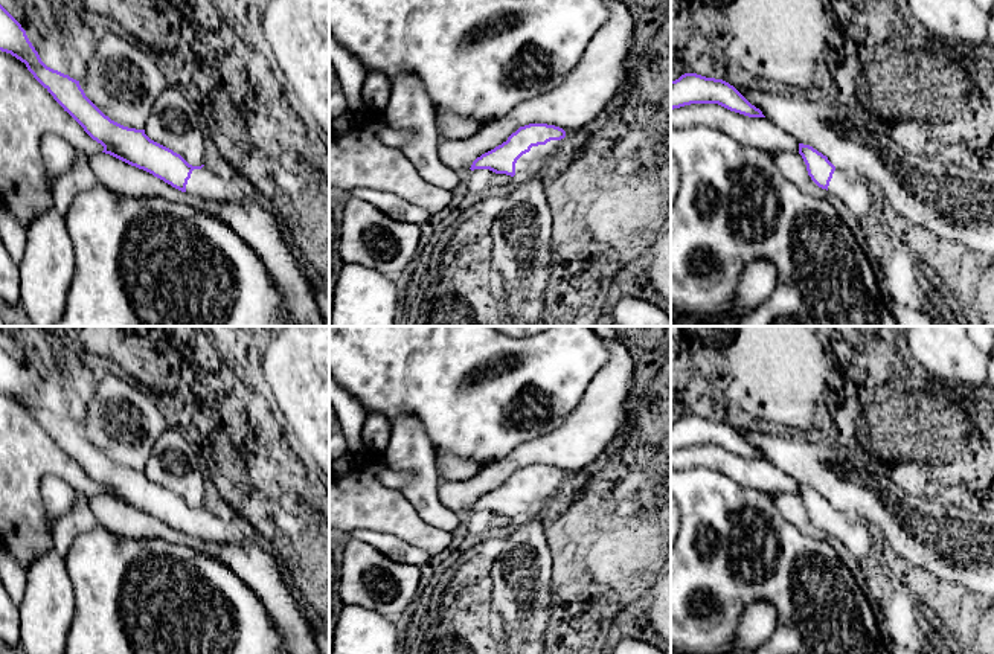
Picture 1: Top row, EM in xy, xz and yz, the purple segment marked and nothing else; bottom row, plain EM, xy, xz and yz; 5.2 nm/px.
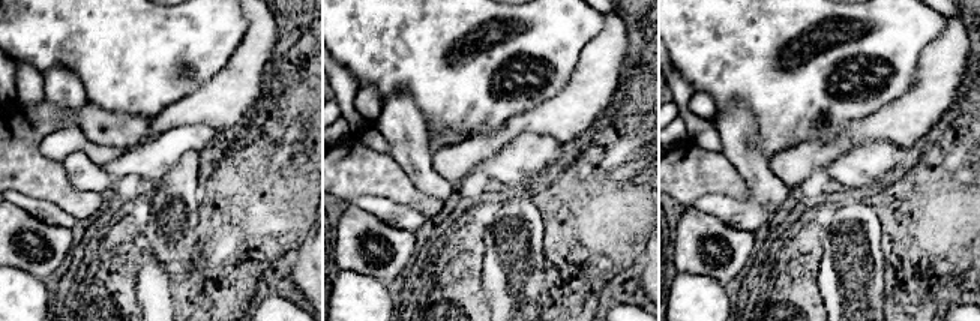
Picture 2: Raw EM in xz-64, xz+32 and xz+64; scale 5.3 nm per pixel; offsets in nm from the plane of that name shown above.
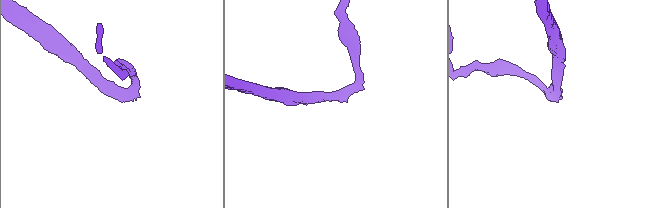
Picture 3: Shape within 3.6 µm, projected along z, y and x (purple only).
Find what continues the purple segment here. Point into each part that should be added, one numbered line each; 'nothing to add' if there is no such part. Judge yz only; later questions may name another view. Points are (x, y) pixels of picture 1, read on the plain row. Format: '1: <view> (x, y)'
1: yz (851, 531)

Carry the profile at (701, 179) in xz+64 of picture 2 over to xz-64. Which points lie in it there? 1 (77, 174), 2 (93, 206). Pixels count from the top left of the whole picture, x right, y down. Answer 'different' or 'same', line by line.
1: different
2: same

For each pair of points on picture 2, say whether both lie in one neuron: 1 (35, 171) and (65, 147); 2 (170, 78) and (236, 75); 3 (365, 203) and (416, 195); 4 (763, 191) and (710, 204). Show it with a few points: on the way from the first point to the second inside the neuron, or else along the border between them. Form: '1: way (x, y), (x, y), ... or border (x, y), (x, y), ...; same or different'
1: border (59, 128), (39, 144), (39, 152), (47, 159); different
2: border (234, 50), (221, 69), (183, 98); different
3: border (356, 198), (387, 197), (423, 215); different
4: way (749, 204), (724, 206); same

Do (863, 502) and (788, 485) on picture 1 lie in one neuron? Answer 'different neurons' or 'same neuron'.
different neurons

